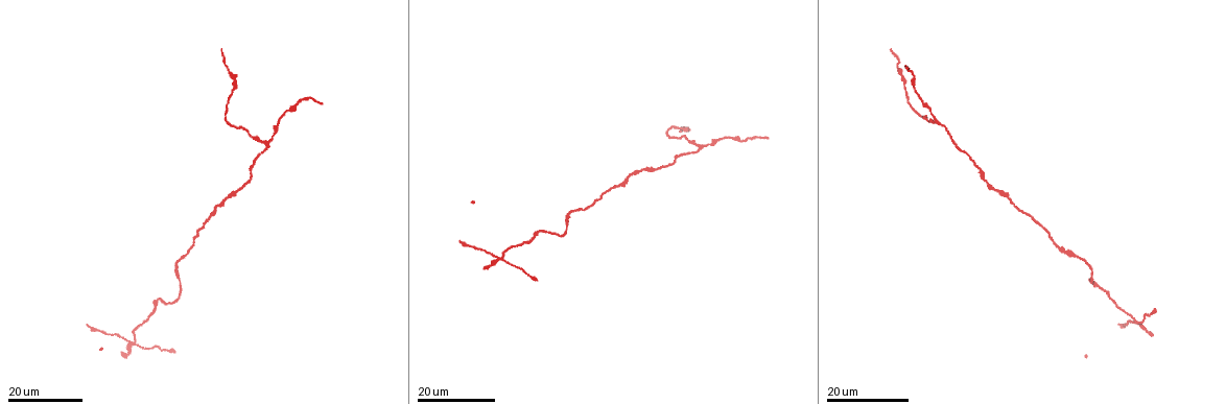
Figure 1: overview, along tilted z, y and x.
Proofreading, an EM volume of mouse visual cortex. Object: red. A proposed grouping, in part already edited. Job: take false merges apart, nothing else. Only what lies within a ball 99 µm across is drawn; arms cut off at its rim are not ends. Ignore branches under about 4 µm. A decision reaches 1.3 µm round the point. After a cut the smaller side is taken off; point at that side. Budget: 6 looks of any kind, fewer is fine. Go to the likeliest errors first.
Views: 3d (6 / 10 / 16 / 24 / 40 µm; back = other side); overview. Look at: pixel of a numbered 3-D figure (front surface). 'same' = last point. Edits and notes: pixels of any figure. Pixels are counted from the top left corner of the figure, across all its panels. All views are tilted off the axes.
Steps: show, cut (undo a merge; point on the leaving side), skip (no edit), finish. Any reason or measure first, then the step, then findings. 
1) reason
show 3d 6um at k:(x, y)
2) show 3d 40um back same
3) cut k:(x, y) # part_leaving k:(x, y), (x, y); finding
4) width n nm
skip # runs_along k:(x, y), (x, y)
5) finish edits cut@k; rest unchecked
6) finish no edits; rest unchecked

looks like a crossing
show 3d 24um at 1:(132, 345)

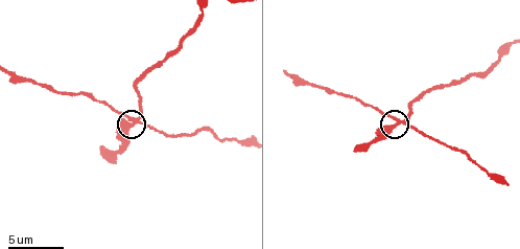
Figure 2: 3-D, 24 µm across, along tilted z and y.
zoom in
show 3d 10um at 2:(134, 120)

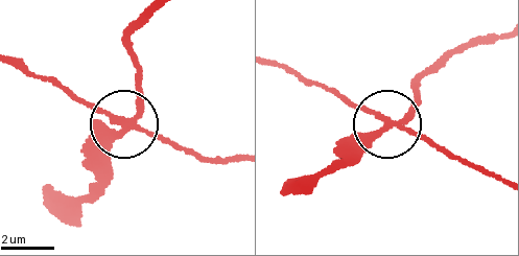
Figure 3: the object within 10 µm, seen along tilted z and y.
side_arm 6 um
cut 3:(163, 140) # part_leaving 3:(124, 123), (15, 68); a second cell is stuck on

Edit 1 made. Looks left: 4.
redraw
show overview

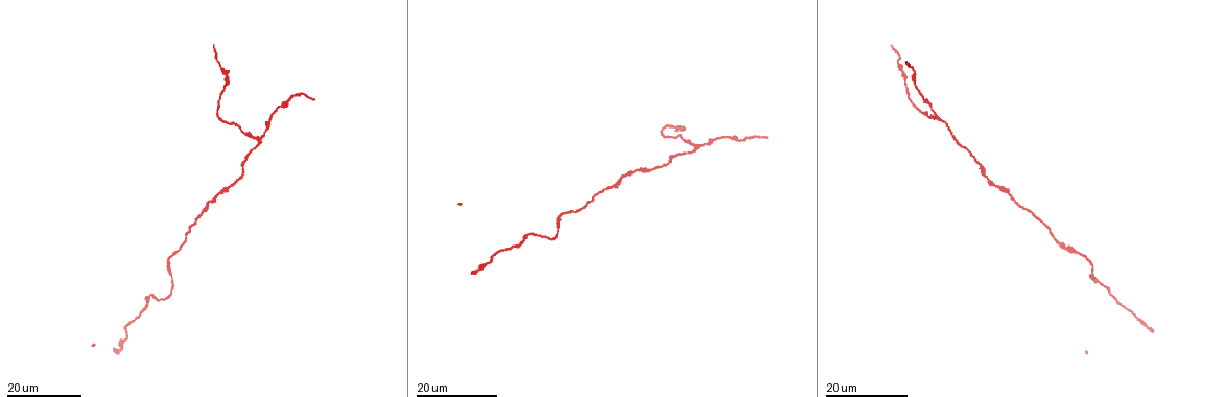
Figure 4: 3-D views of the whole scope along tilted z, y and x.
show 3d 24um at 4:(258, 137)

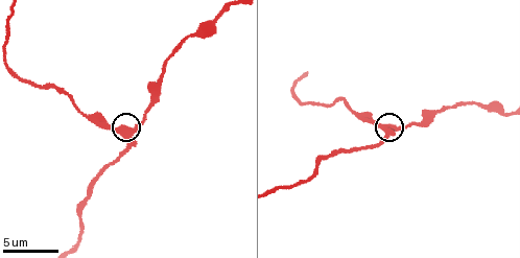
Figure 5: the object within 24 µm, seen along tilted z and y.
show 3d 10um at 5:(125, 128)

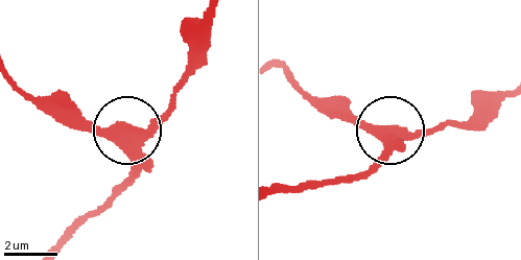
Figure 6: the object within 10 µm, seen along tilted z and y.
side_arm 23 um
skip # runs_along 6:(280, 192), (356, 178), (375, 163), (392, 128), (449, 123); all the same cell

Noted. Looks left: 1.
finish edits cut@3; rest unchecked

